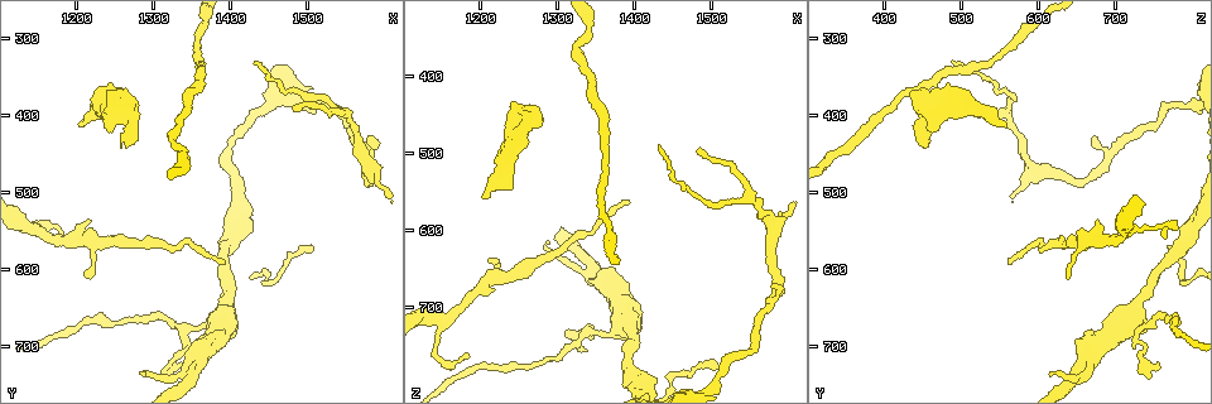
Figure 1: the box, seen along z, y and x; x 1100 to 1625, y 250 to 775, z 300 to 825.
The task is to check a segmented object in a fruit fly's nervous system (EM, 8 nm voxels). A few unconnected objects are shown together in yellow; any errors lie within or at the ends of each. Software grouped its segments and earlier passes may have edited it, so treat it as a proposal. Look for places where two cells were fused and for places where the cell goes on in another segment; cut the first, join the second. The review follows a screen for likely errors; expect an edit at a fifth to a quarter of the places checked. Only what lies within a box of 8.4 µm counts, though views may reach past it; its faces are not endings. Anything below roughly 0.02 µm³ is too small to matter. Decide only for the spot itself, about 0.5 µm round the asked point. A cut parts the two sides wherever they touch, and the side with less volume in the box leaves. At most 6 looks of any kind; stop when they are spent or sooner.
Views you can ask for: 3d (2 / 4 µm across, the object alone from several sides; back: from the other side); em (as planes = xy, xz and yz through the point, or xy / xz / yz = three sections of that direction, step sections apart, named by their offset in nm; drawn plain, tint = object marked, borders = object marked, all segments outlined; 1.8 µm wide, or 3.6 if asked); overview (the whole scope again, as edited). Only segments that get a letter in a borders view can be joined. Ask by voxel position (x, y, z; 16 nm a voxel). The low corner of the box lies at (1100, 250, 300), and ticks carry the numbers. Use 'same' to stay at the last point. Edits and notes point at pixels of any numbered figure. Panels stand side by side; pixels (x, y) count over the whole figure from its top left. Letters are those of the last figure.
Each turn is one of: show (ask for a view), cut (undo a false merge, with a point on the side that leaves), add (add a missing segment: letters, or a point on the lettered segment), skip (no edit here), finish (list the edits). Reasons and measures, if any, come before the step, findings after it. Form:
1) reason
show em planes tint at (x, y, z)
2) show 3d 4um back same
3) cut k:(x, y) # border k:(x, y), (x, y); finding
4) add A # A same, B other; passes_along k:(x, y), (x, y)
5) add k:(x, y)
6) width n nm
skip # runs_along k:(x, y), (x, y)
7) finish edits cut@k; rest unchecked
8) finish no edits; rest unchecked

show 3d 4um at (1335, 450, 340)

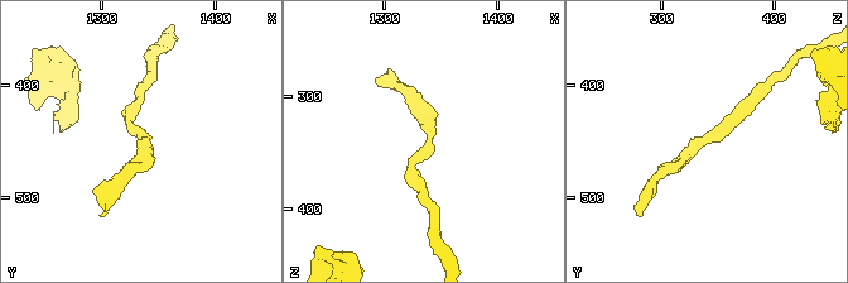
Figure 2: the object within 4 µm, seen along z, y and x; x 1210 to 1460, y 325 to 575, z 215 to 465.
need the tissue
show em xy step 16 tint at (1336, 446, 342)

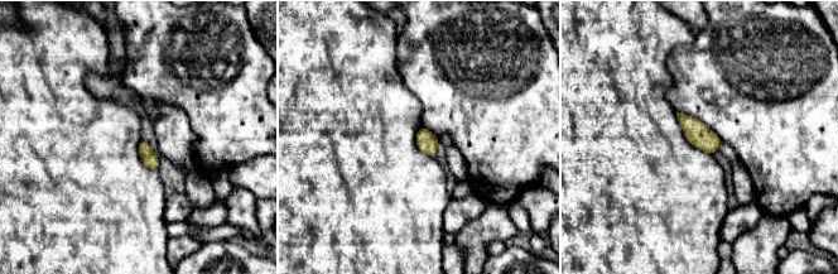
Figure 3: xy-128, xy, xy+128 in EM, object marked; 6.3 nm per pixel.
another direction
show em planes borders same

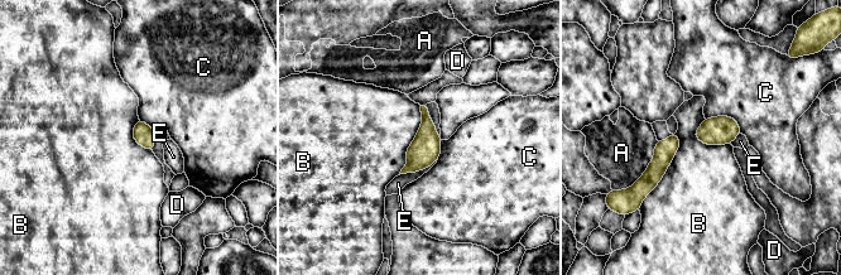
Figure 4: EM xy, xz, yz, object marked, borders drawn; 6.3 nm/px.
skip # A other, B other, C other, D other, E other; border 4:(418, 104), (422, 124), (399, 173); one cell here

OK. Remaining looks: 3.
an open end
show 3d 4um at (1245, 425, 460)

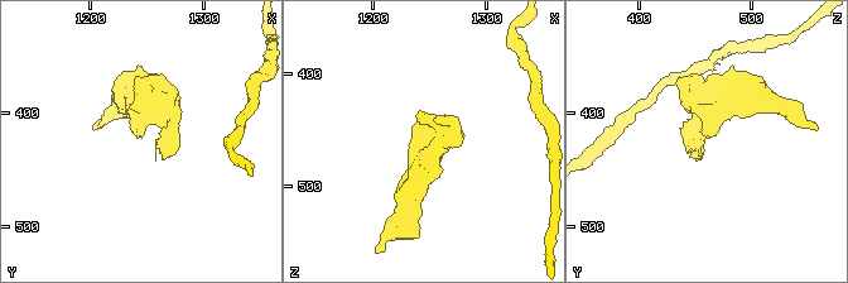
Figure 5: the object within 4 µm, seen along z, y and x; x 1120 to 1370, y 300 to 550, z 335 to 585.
arm_widths 280, 400 nm
show em 3.6um planes tint at (1244, 424, 460)

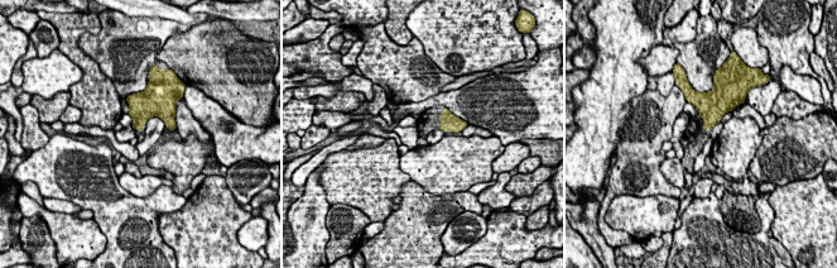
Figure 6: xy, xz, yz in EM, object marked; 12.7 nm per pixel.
what lies round it
show em 3.6um planes borders same

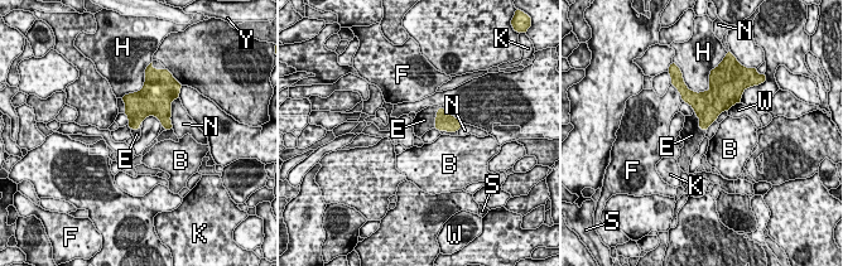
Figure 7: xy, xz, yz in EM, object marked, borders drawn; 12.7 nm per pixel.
add E # B other, E same, F other, H other, K other, N other, S other, W other, Y other; passes_along 7:(707, 107), (699, 122), (692, 135); it goes on there

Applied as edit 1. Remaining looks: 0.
finish edits add@7; rest unchecked

